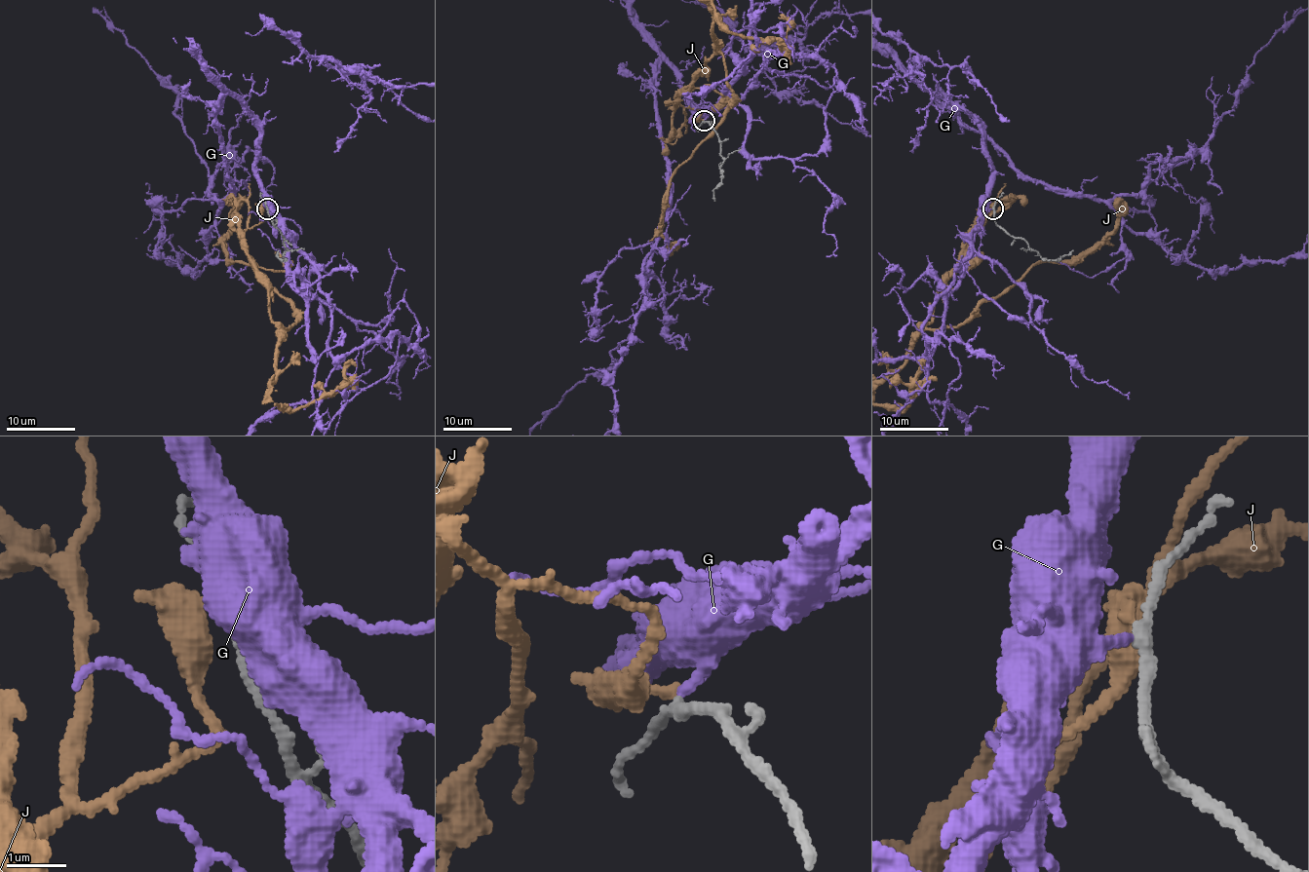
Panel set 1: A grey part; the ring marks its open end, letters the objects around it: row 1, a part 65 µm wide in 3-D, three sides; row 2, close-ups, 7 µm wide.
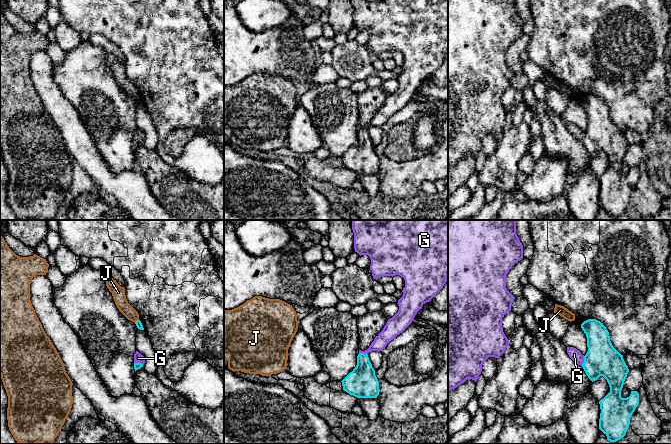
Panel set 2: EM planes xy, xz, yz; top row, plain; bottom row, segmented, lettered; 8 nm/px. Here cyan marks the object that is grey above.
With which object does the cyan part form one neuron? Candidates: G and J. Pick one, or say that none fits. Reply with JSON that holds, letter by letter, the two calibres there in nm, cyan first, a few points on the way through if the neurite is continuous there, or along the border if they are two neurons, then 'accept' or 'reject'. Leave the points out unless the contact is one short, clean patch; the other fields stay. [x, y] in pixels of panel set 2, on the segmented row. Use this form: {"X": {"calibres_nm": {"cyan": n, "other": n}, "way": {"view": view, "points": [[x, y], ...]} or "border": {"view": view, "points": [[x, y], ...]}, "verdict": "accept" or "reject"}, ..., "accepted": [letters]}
{"G": {"calibres_nm": {"cyan": 280, "other": 90}, "way": {"view": "yz", "points": [[602, 359], [598, 361], [584, 361], [574, 354]]}, "verdict": "accept"}, "J": {"calibres_nm": {"cyan": 50, "other": 100}, "border": {"view": "xy", "points": [[138, 319], [134, 322]]}, "verdict": "reject"}, "accepted": ["G"]}

